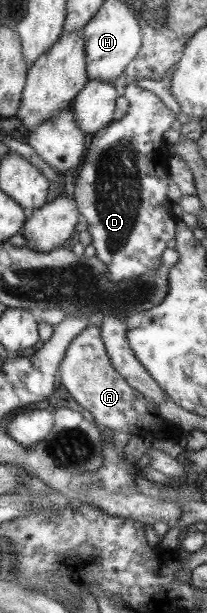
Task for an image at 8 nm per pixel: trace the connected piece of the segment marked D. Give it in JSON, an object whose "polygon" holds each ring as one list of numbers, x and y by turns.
{"polygon":[[132,81,127,82,122,96,128,101,126,115,88,141,73,193,91,236,94,257,107,269,111,283,137,279,157,269,167,241,174,238,177,222,169,212,173,203,166,195,170,146,161,136,176,115,154,93]]}

